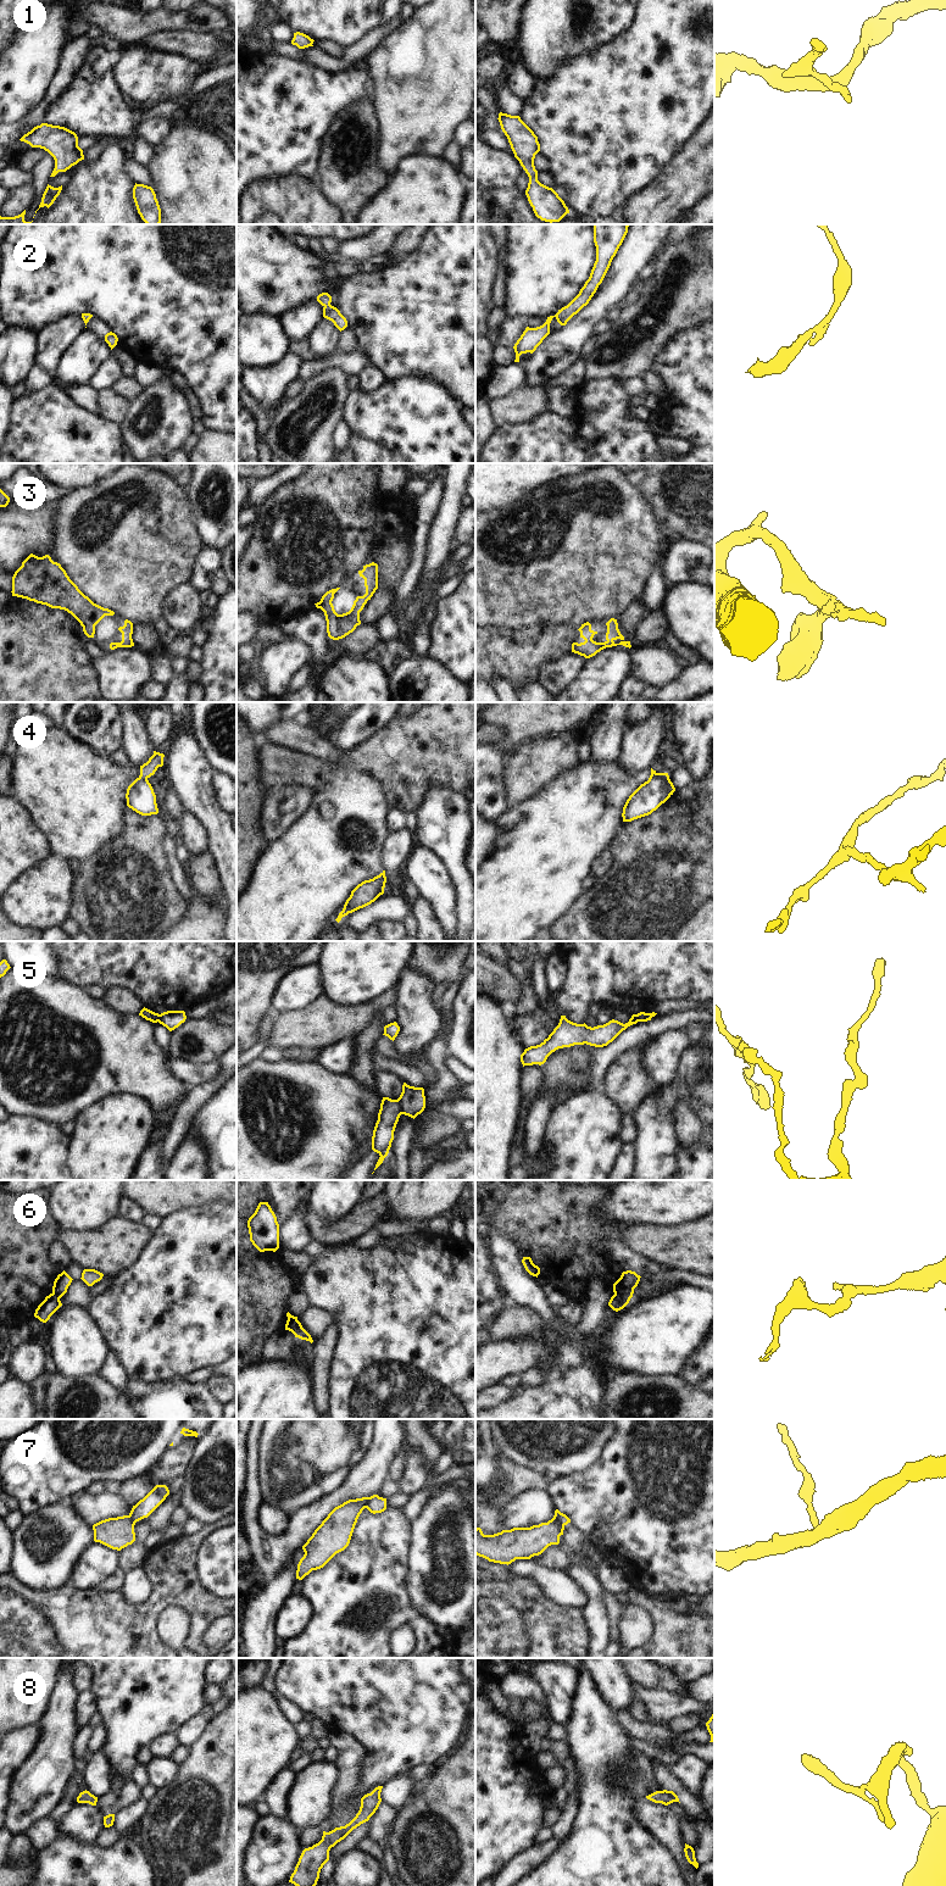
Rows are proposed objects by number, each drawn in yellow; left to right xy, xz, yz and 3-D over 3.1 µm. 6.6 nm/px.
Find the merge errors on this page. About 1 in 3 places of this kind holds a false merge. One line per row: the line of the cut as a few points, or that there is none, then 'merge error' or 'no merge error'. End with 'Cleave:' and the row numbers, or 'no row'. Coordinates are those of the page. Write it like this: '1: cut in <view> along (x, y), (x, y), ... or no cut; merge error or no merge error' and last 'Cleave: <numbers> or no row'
1: no cut; no merge error
2: no cut; no merge error
3: no cut; no merge error
4: cut in xy along (139, 777), (146, 779); merge error
5: cut in xz along (396, 1100), (402, 1113); merge error
6: cut in yz along (615, 1294), (629, 1300); merge error
7: cut in xz along (371, 1497), (366, 1507); merge error
8: no cut; no merge error
Cleave: 4, 5, 6, 7

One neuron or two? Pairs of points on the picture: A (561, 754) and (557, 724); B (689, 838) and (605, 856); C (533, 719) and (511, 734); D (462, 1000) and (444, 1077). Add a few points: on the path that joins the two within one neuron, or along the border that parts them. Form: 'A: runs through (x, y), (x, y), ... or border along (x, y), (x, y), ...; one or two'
A: border along (574, 730), (556, 733); two
B: border along (611, 846), (613, 862), (597, 878); two
C: runs through (528, 724), (516, 732); one
D: border along (450, 1027), (446, 1055); two

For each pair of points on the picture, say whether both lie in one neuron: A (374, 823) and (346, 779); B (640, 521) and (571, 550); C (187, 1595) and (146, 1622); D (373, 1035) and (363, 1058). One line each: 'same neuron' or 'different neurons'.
A: same neuron
B: same neuron
C: same neuron
D: same neuron

